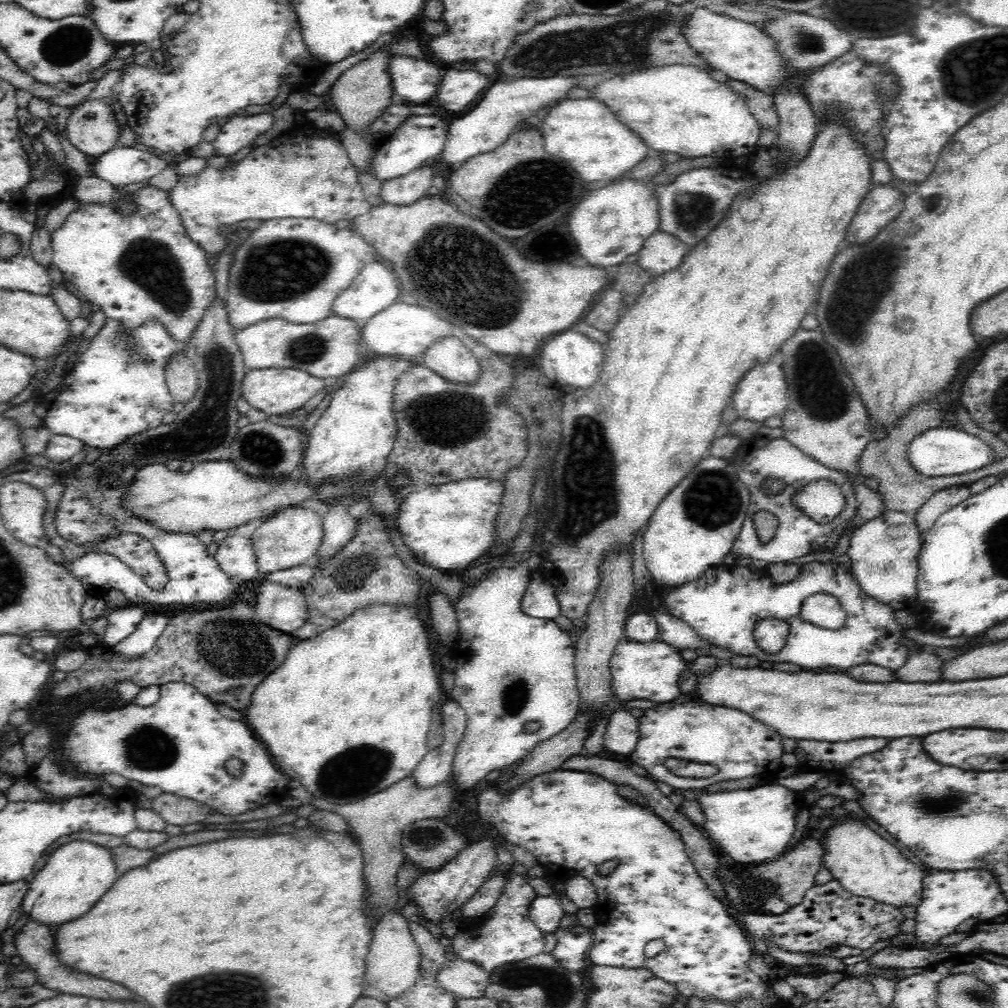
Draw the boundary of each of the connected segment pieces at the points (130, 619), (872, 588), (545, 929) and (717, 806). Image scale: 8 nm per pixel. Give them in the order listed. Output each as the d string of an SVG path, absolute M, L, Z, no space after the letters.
M126 608L124 612L112 612L107 617L108 625L104 636L99 644L112 648L118 642L128 638L136 630L140 620L146 617L146 611L143 608Z
M886 510L880 516L864 522L850 536L847 552L851 560L850 573L862 592L876 601L890 605L893 610L916 610L917 558L922 543L922 534L915 518L903 512Z
M540 896L531 902L528 915L536 927L547 936L559 929L560 919L565 915L564 907L554 896Z
M756 786L750 790L732 790L704 794L698 800L702 804L708 838L724 852L741 864L758 864L767 858L784 853L794 836L796 816L803 807L803 792L785 786Z

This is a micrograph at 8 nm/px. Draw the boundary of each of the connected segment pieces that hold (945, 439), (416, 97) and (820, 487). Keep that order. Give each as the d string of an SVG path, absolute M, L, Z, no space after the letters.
M952 426L931 428L911 440L906 448L907 459L914 471L927 478L961 475L995 463L995 453L986 441Z
M393 56L388 73L394 98L406 104L428 104L438 92L444 71L427 60Z
M816 481L807 482L791 498L793 506L814 522L830 524L844 508L845 500L837 486Z

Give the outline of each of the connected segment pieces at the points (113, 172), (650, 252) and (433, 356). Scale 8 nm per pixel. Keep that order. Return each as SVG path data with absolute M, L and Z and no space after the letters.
M124 146L114 147L93 161L92 174L114 186L145 182L160 174L168 165L153 152Z
M656 230L652 236L648 236L642 250L638 252L639 257L636 262L651 277L656 277L678 268L678 264L682 264L689 250L690 246L675 236Z
M447 337L432 343L417 362L450 383L473 384L482 370L480 361L456 337Z

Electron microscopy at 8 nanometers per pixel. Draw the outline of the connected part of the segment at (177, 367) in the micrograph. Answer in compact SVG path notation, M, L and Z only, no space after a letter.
M172 354L170 362L165 364L165 381L174 402L186 404L198 390L198 375L192 362L185 354Z

